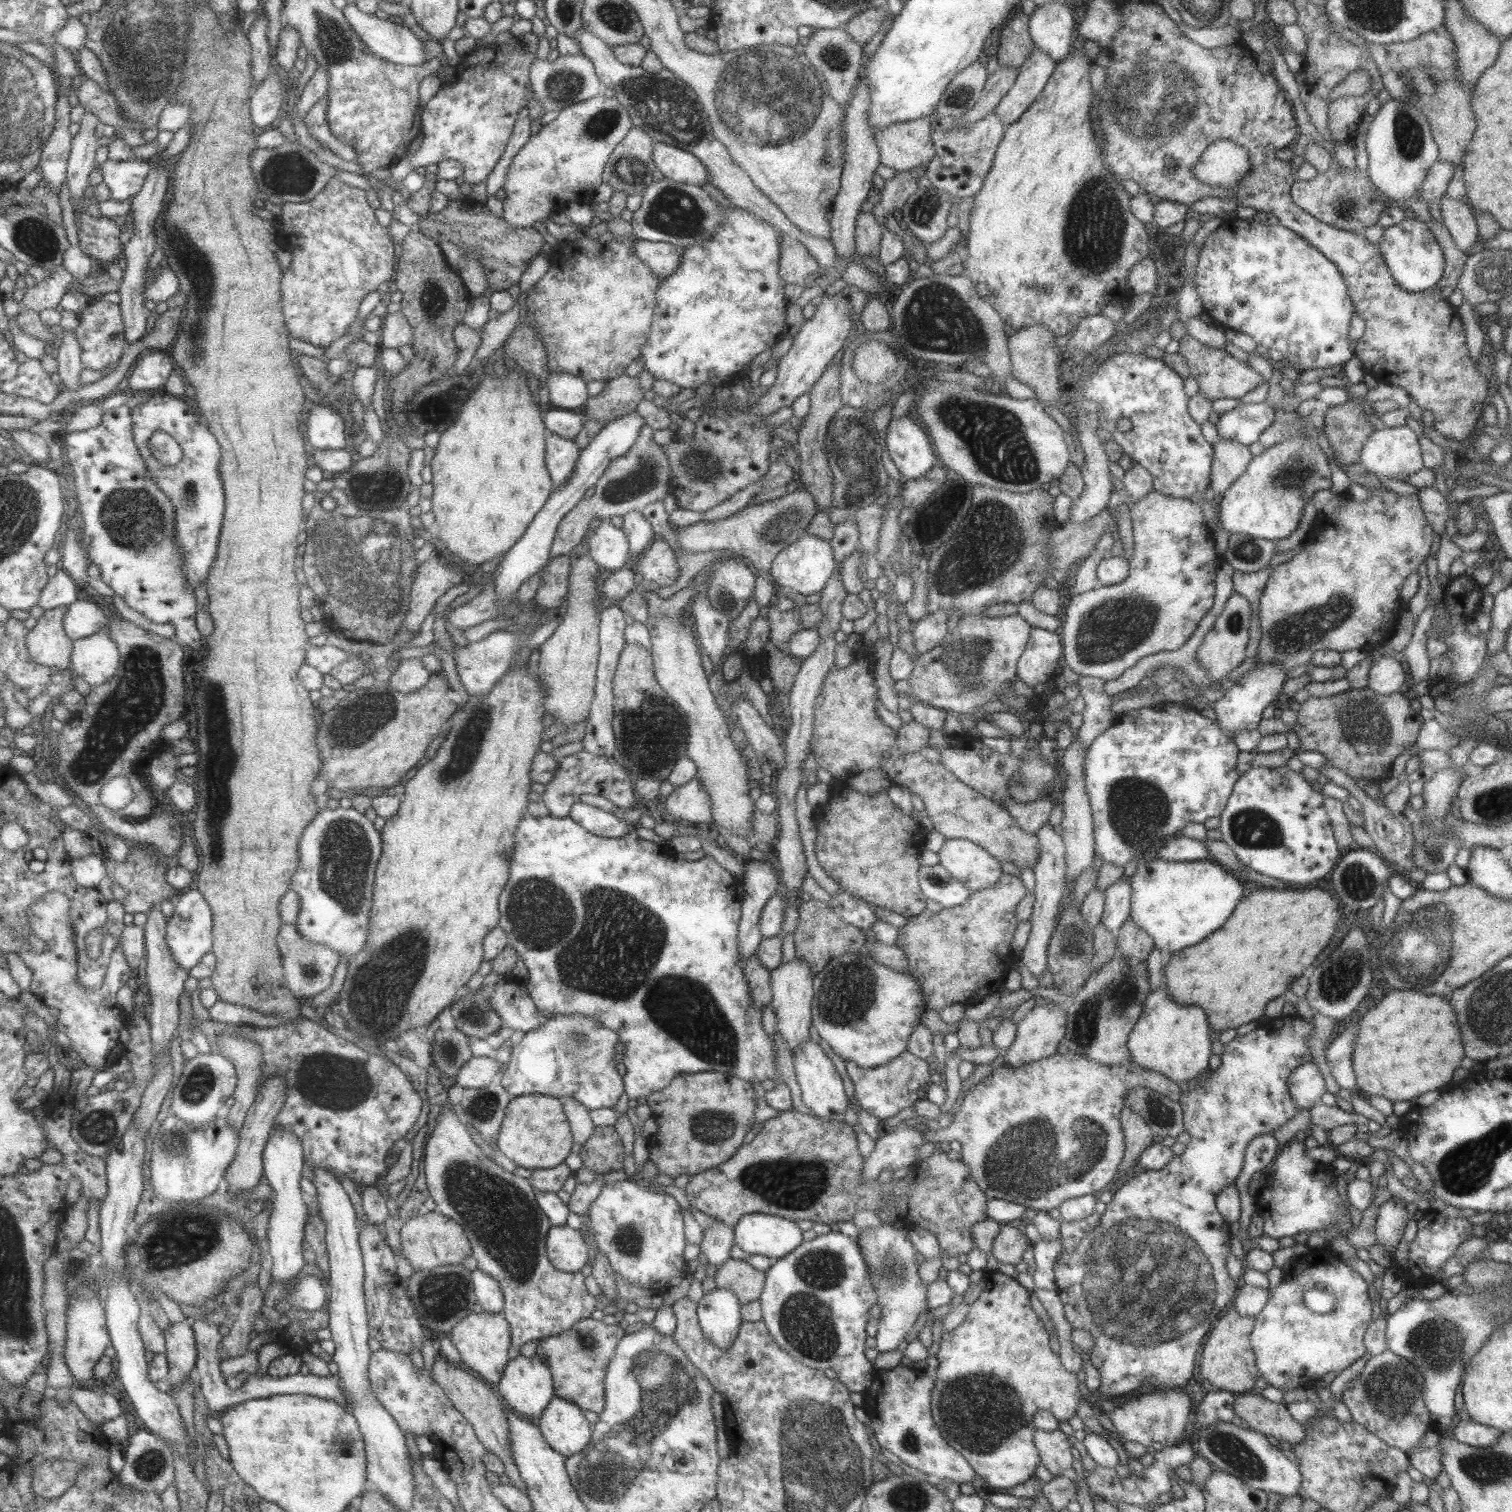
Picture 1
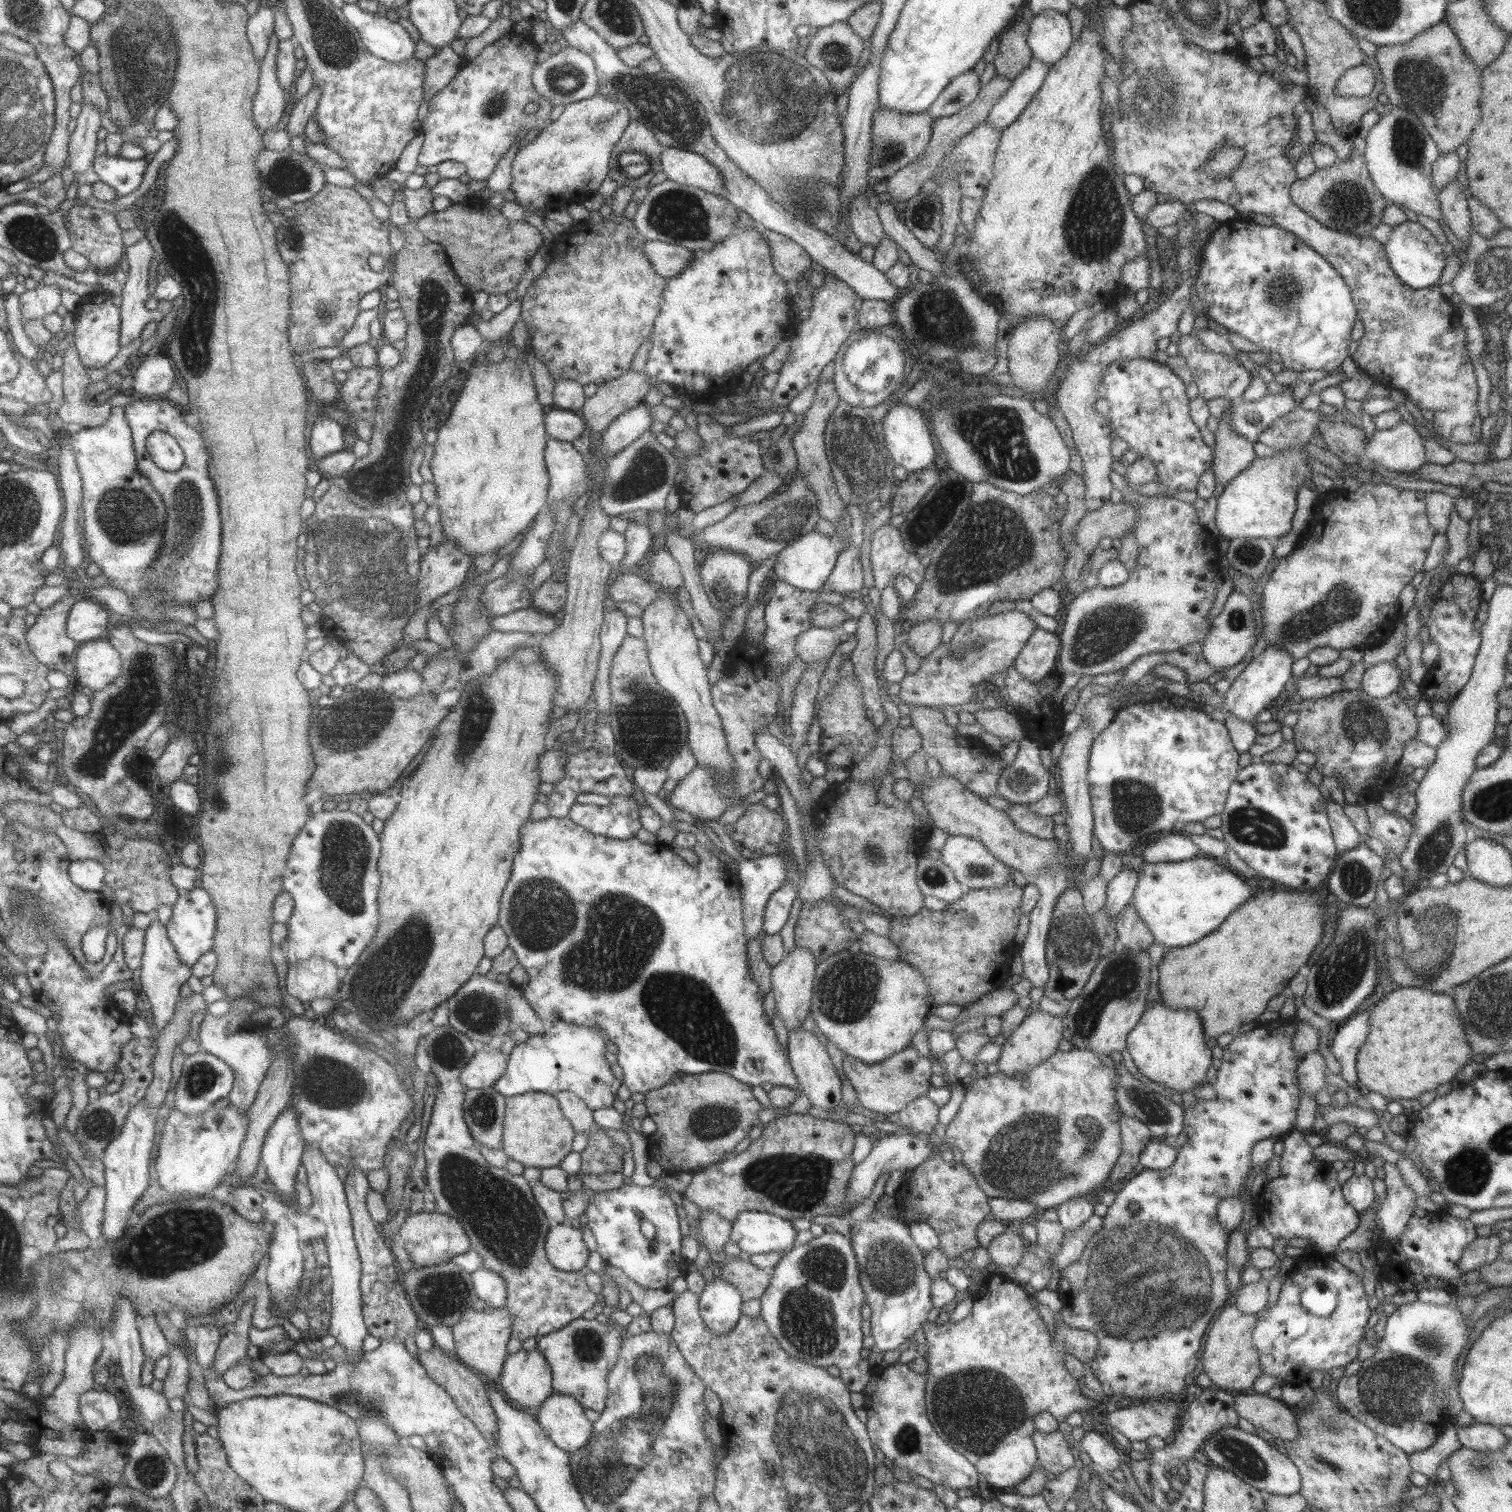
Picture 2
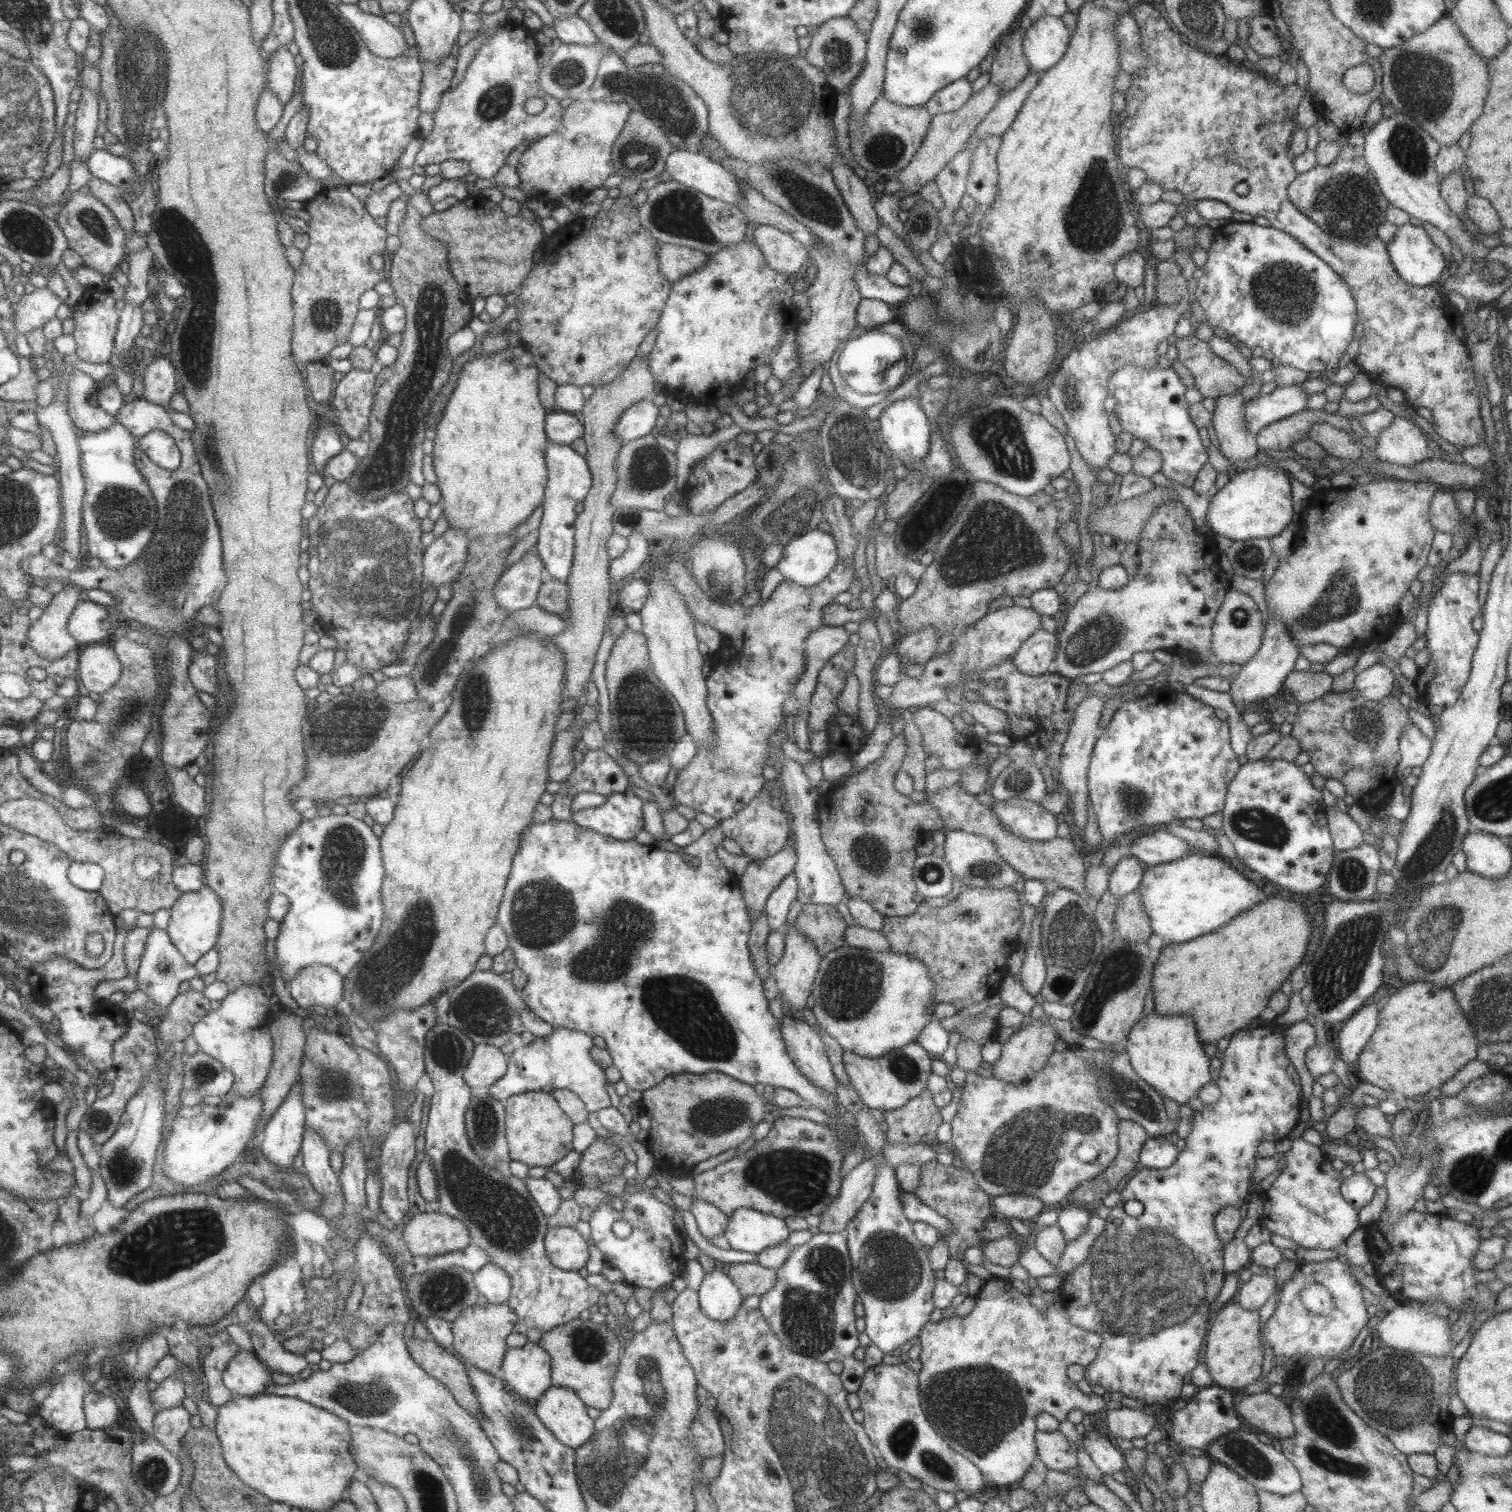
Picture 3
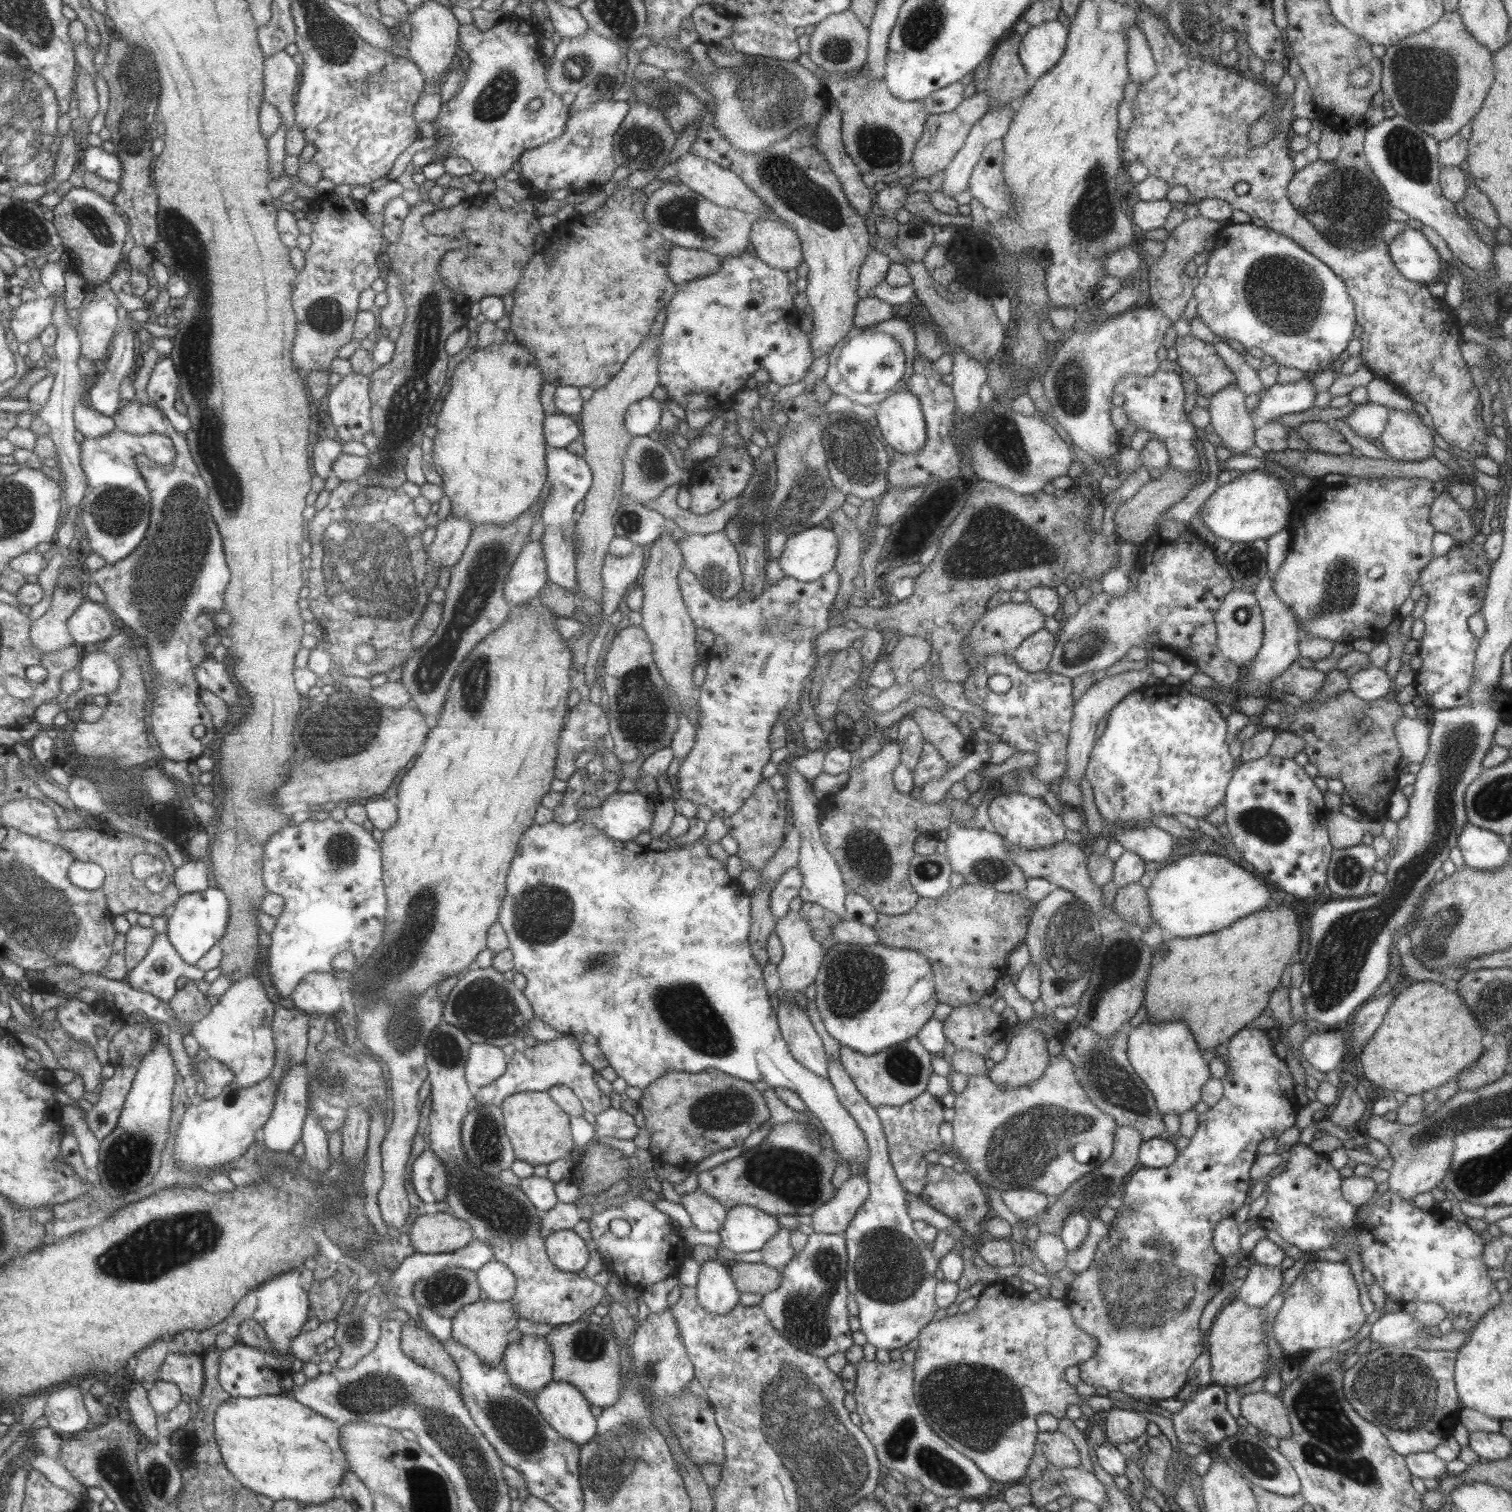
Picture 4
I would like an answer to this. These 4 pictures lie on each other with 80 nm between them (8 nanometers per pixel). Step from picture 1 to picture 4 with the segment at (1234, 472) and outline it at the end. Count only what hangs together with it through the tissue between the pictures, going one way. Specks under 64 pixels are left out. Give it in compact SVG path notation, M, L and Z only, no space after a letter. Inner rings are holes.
M1235 385L1224 386L1209 398L1208 413L1213 433L1235 456L1243 456L1254 444L1254 426L1243 404L1243 394Z

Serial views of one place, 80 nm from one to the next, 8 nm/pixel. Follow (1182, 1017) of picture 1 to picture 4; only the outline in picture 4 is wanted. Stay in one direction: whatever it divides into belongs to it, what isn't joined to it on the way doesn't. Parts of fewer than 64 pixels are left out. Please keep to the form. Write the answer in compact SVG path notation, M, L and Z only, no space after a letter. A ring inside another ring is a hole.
M1143 1020L1136 1028L1128 1029L1126 1053L1128 1062L1133 1067L1135 1074L1143 1081L1148 1091L1154 1098L1157 1114L1175 1112L1179 1115L1185 1110L1193 1109L1200 1101L1201 1087L1210 1077L1208 1063L1203 1060L1202 1051L1197 1048L1191 1032L1183 1022L1169 1022L1169 1024L1147 1024Z

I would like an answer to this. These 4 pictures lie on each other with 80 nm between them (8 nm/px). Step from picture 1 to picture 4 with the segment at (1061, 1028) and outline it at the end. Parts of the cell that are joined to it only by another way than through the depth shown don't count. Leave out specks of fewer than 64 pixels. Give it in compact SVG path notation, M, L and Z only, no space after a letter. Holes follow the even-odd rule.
M1026 1028L1021 1030L1017 1036L1011 1036L1006 1040L1007 1048L1001 1062L994 1063L988 1070L987 1076L1001 1090L1015 1090L1021 1086L1029 1086L1032 1082L1039 1080L1049 1064L1049 1053L1047 1053L1047 1039L1038 1030Z

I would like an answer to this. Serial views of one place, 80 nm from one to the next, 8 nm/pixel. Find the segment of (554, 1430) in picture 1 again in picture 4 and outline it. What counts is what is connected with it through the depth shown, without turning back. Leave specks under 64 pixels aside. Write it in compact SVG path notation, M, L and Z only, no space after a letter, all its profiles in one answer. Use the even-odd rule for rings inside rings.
M551 1380L532 1397L541 1418L550 1424L557 1434L563 1436L563 1440L571 1440L571 1443L581 1446L595 1437L596 1418L591 1414L590 1405L585 1402L581 1392L575 1386L567 1382Z

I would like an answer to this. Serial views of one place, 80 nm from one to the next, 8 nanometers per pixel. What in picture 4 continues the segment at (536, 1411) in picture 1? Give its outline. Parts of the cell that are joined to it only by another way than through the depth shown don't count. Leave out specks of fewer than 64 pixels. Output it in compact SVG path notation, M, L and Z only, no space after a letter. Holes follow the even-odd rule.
M524 1334L505 1347L501 1365L513 1386L533 1396L552 1380L553 1357L544 1336Z

